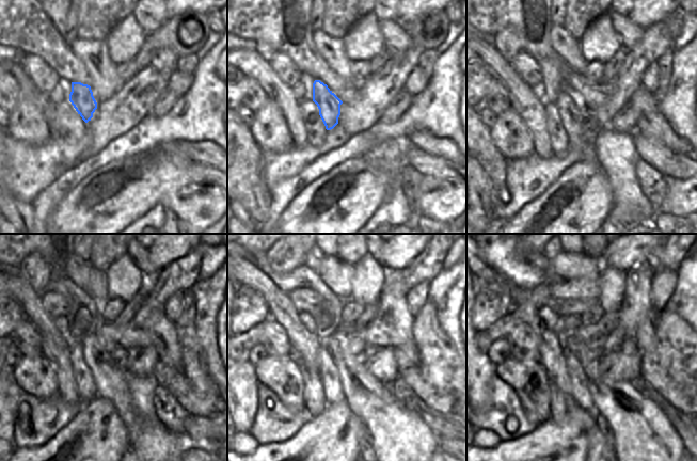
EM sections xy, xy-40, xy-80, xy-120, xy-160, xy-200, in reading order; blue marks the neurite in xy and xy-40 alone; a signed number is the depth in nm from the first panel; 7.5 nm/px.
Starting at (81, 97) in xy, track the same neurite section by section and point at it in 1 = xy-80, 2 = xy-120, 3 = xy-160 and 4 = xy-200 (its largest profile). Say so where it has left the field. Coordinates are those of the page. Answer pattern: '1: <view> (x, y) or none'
1: xy-80 (577, 124)
2: xy-120 (154, 445)
3: xy-160 (401, 441)
4: xy-200 (648, 448)

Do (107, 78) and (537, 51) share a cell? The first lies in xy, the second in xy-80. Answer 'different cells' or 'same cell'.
different cells

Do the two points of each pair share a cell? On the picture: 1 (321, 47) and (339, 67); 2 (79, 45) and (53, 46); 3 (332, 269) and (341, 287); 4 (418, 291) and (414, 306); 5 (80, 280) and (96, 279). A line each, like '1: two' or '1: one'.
1: one
2: two
3: one
4: one
5: two

